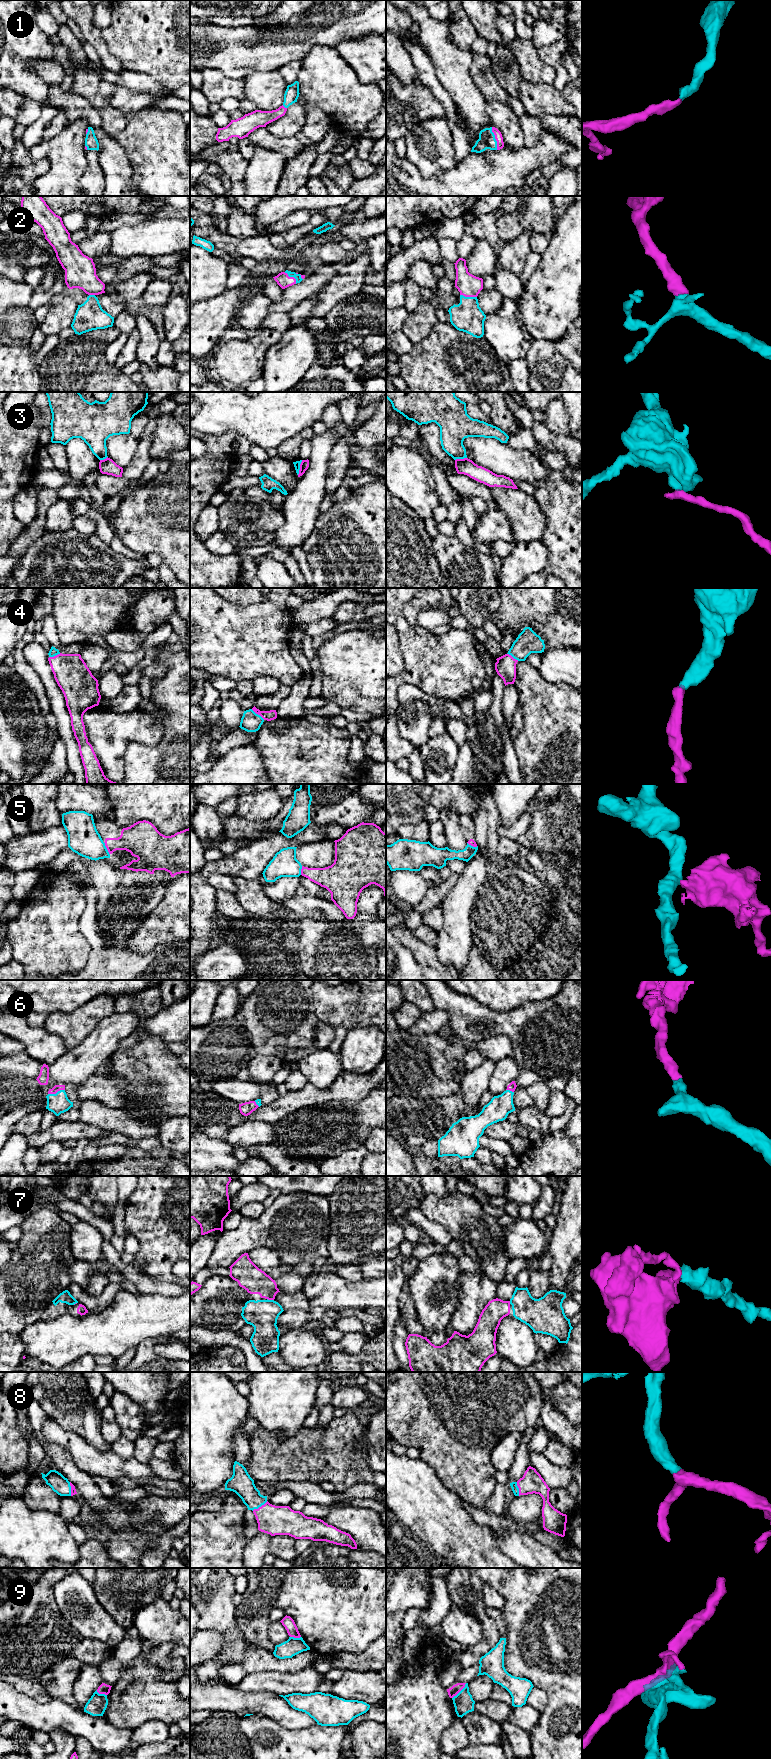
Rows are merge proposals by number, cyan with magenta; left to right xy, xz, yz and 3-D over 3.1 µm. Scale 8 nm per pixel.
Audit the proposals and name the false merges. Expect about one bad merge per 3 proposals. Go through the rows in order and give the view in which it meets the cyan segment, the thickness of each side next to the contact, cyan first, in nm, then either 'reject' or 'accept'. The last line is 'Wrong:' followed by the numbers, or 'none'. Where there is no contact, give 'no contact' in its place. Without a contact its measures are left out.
1: contact in yz; calibres 130 and 60 nm; accept
2: contact in xz; calibres 50 and 110 nm; accept
3: contact in xz; calibres 50 and 70 nm; reject
4: contact in xz; calibres 160 and 80 nm; accept
5: contact in xy; calibres 260 and 220 nm; reject
6: contact in xy; calibres 170 and 60 nm; accept
7: contact in xz; calibres 240 and 200 nm; accept
8: contact in xz; calibres 180 and 240 nm; accept
9: contact in yz; calibres 160 and 80 nm; reject
Wrong: 3, 5, 9

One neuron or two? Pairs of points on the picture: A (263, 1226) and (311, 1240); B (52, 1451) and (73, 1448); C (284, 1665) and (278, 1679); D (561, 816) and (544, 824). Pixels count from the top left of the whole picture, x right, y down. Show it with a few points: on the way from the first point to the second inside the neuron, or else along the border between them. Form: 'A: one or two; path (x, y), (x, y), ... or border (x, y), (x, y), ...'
A: one; path (275, 1227), (295, 1227), (299, 1231)
B: two; border (43, 1438), (64, 1448), (78, 1468)
C: two; border (304, 1669), (294, 1673), (257, 1673)
D: one; path (557, 820), (553, 824), (548, 824)

